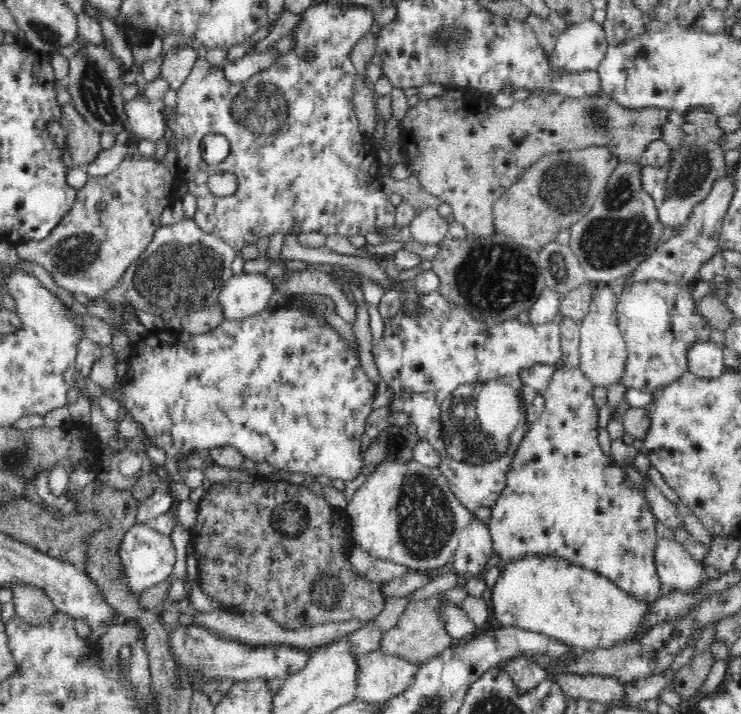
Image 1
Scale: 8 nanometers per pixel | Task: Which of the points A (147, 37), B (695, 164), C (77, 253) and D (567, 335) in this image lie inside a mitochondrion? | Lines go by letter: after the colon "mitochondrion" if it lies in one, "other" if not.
A: other
B: mitochondrion
C: mitochondrion
D: other

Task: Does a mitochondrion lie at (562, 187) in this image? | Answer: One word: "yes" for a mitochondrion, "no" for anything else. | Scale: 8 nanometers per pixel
yes

